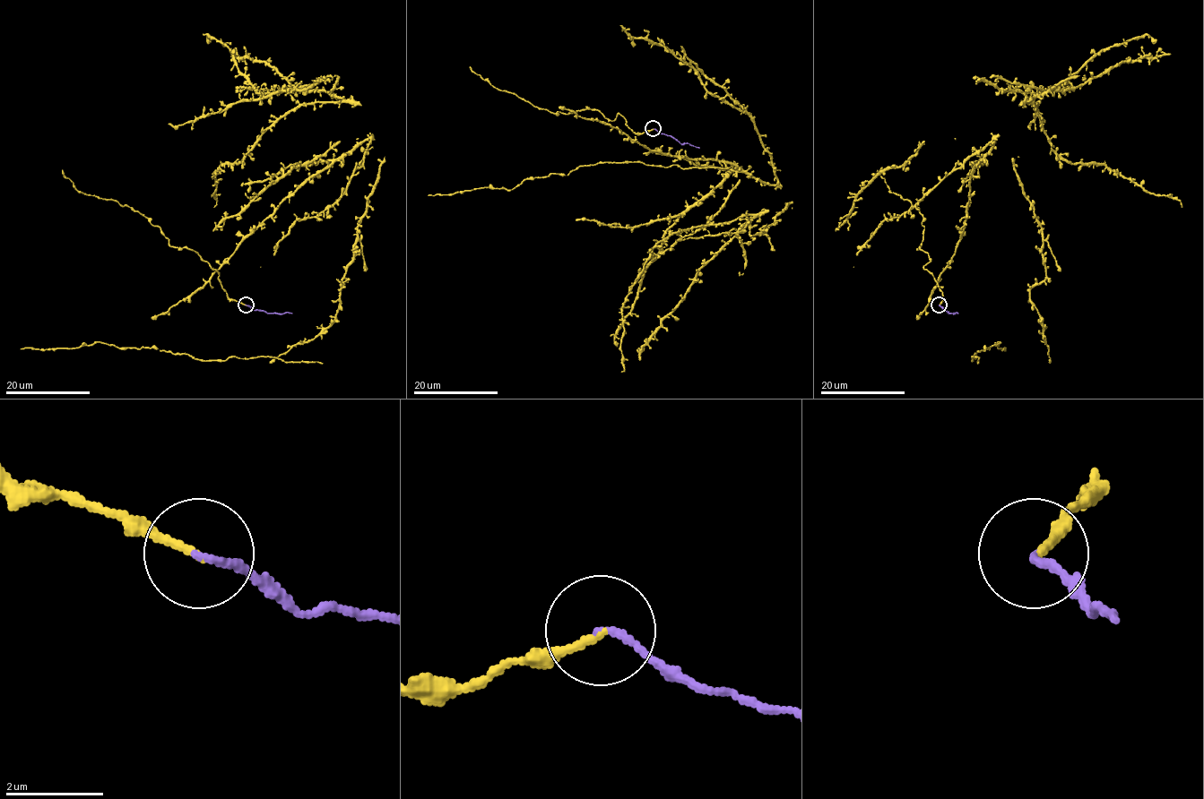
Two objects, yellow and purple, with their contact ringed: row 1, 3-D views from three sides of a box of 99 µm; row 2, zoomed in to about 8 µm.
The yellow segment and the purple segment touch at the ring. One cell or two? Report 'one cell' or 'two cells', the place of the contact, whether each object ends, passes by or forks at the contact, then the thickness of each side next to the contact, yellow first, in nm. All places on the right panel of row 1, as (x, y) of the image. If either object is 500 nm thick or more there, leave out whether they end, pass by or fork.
one cell | (939, 304) | yellow ends | purple ends | 130/140 nm

